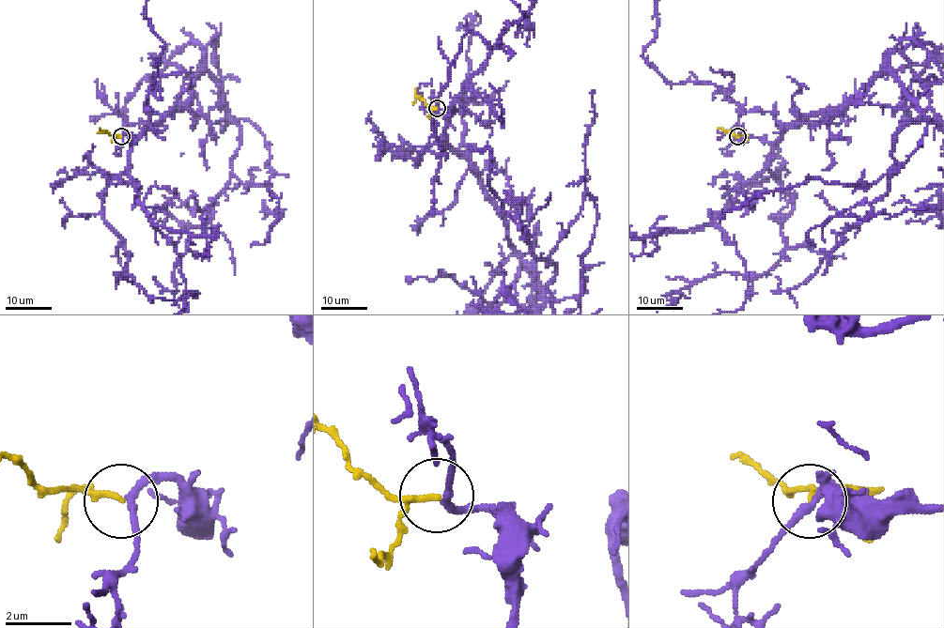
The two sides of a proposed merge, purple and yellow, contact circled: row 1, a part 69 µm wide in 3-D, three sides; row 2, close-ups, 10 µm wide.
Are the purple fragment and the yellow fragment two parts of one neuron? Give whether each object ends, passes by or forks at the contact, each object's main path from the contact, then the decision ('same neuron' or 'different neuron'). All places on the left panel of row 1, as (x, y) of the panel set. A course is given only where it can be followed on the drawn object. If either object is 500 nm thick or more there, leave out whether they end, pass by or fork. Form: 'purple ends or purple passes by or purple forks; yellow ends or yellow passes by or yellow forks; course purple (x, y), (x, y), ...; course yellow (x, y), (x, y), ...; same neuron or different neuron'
purple passes by; yellow passes by; course purple (121, 135), (132, 144), (179, 109), (204, 71), (240, 129), (206, 250), (176, 264), (175, 291), (155, 277); course yellow (121, 136), (100, 128); same neuron

